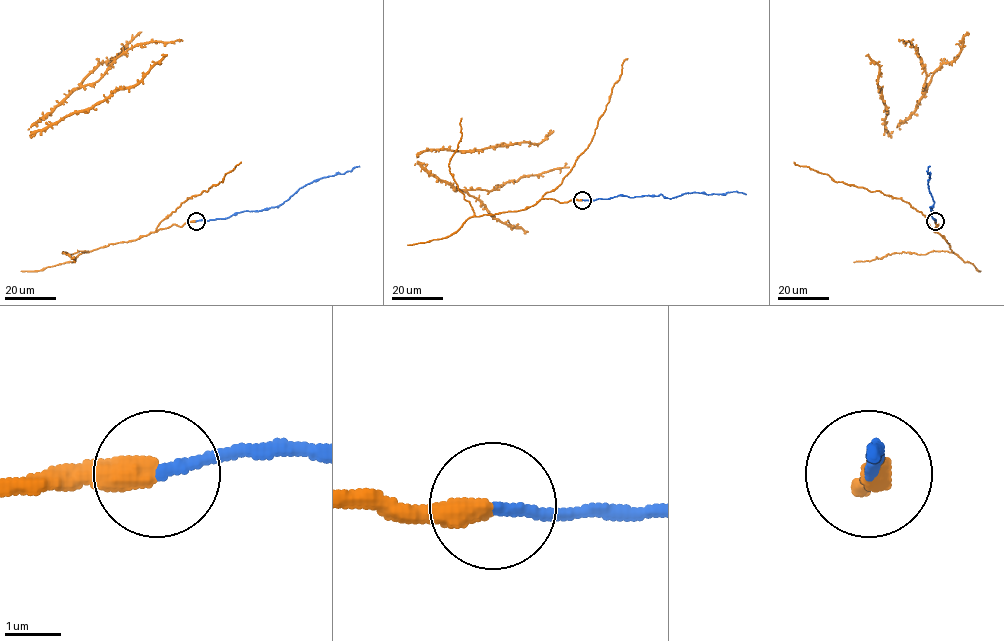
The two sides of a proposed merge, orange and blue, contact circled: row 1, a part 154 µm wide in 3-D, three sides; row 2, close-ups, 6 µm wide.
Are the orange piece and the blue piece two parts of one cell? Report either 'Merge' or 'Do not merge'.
Merge

